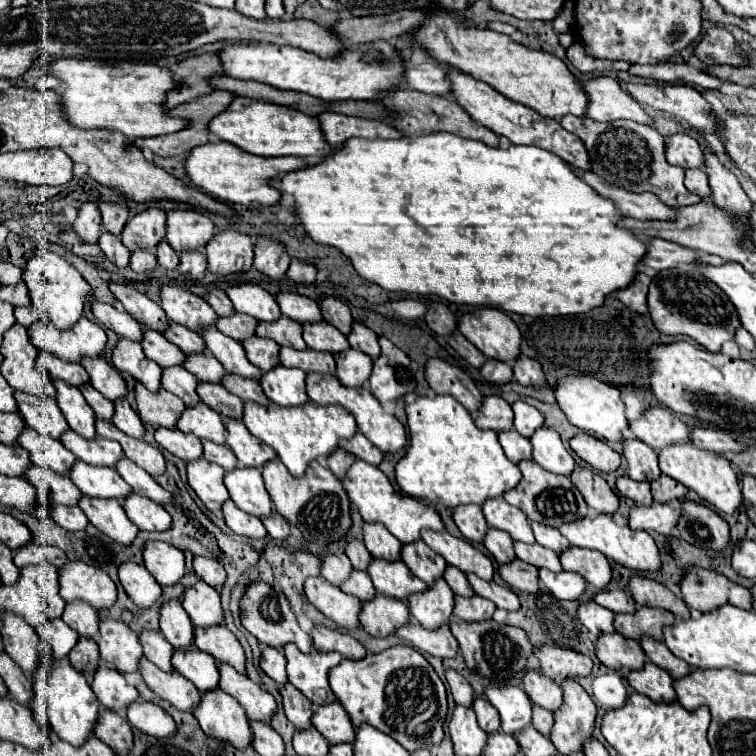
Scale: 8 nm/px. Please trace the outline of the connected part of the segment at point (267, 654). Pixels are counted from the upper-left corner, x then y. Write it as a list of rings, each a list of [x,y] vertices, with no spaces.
[[[261,647],[261,659],[259,659],[259,667],[281,687],[287,681],[287,673],[285,673],[285,655],[281,649],[275,647]]]

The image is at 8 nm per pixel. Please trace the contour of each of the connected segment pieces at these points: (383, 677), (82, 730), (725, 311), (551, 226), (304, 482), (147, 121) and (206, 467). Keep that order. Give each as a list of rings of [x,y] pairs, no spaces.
[[[395,645],[357,661],[341,659],[341,663],[329,671],[329,685],[355,727],[371,723],[407,751],[437,745],[443,739],[443,721],[447,715],[443,681],[429,661],[409,645]]]
[[[43,657],[39,663],[39,669],[35,673],[33,687],[35,687],[35,697],[33,697],[31,711],[37,719],[37,723],[41,723],[41,715],[47,715],[51,731],[57,733],[59,739],[75,743],[77,747],[79,747],[79,743],[85,743],[85,739],[93,733],[93,727],[99,717],[97,697],[93,697],[93,691],[87,683],[85,675],[81,671],[77,671],[69,663],[69,659]]]
[[[681,265],[681,267],[675,267],[675,269],[665,269],[651,281],[649,313],[651,313],[651,319],[653,319],[655,327],[661,333],[665,333],[665,335],[687,335],[711,353],[719,353],[721,345],[725,341],[731,341],[735,337],[735,331],[741,327],[739,315],[737,315],[733,303],[729,301],[729,297],[713,281],[703,277],[703,273],[699,273],[693,265]]]
[[[421,135],[403,139],[349,139],[341,151],[333,151],[323,163],[287,173],[281,179],[275,179],[273,185],[279,191],[295,197],[297,217],[303,221],[303,227],[309,233],[309,237],[317,243],[331,245],[343,251],[363,279],[383,287],[385,291],[437,295],[441,299],[459,305],[485,305],[507,313],[531,315],[531,317],[589,313],[591,309],[601,307],[607,295],[625,289],[633,283],[635,275],[639,273],[637,263],[647,253],[647,245],[641,239],[637,239],[629,229],[617,227],[623,213],[615,207],[611,199],[605,199],[595,189],[591,189],[581,177],[577,177],[571,171],[571,167],[561,157],[531,145],[511,145],[509,149],[493,149],[481,141],[461,139],[459,135]]]
[[[273,459],[263,467],[263,481],[271,495],[275,511],[281,513],[311,545],[325,549],[329,543],[347,535],[351,527],[349,497],[341,481],[325,465],[313,461],[309,463],[303,477],[293,477],[279,459]]]
[[[57,59],[49,63],[47,71],[65,85],[63,107],[67,119],[75,127],[121,131],[131,141],[187,127],[187,119],[171,117],[169,109],[165,109],[167,93],[177,87],[169,69],[151,63],[127,63],[127,67],[113,67],[99,63],[97,59]]]
[[[195,459],[187,463],[187,481],[191,489],[213,513],[219,513],[221,505],[229,499],[227,487],[223,485],[223,475],[225,471],[207,459]]]

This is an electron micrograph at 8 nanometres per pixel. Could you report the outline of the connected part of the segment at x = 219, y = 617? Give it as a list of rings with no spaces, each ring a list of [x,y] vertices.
[[[201,579],[185,587],[181,603],[187,615],[191,617],[193,625],[197,627],[211,627],[211,625],[223,623],[223,609],[221,609],[219,593]]]

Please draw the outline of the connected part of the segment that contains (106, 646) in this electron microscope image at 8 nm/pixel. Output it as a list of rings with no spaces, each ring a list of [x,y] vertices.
[[[101,619],[99,623],[99,655],[105,663],[113,665],[119,673],[139,671],[139,659],[143,655],[137,633],[123,621]]]

